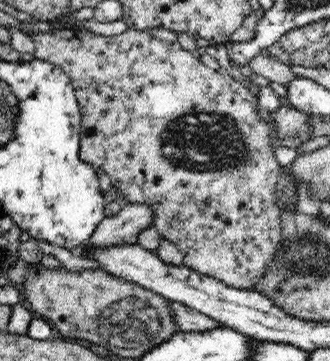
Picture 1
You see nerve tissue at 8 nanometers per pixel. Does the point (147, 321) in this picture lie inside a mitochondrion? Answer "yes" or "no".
yes

